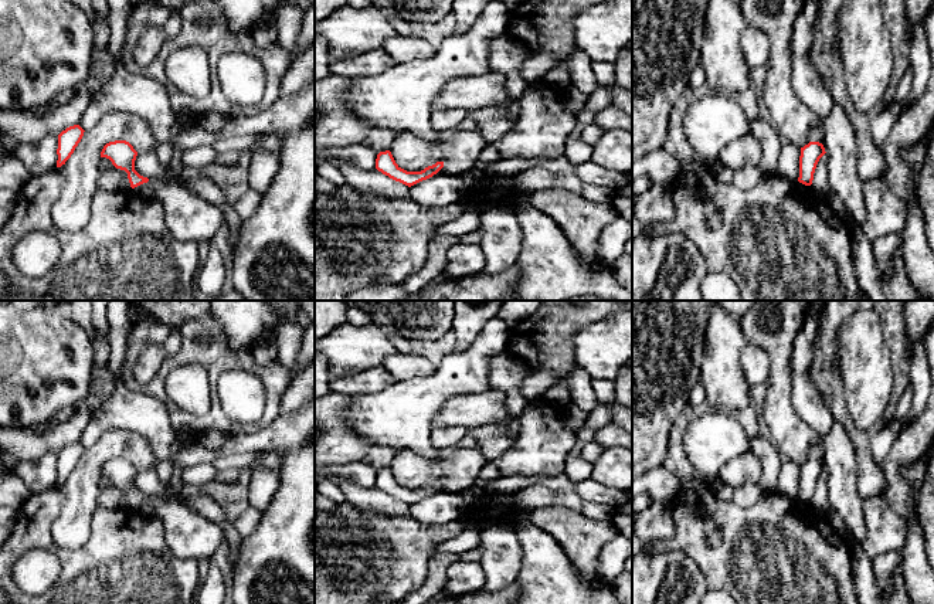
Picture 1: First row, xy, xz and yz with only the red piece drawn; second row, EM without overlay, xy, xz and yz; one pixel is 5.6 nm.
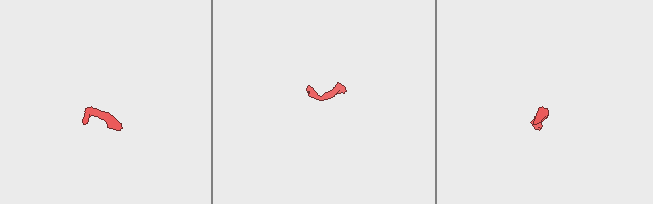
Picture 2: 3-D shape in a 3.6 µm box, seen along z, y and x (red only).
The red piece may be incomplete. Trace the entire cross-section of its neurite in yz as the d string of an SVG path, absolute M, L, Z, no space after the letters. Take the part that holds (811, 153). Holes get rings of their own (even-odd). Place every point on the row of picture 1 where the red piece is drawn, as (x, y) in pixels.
M809 142L801 147L799 156L799 177L798 181L811 186L814 180L814 173L819 159L825 155L825 147L819 142Z

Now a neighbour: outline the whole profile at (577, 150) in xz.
M568 138L564 156L573 166L577 166L581 163L591 162L592 150L594 146L584 142L581 138L580 139Z

